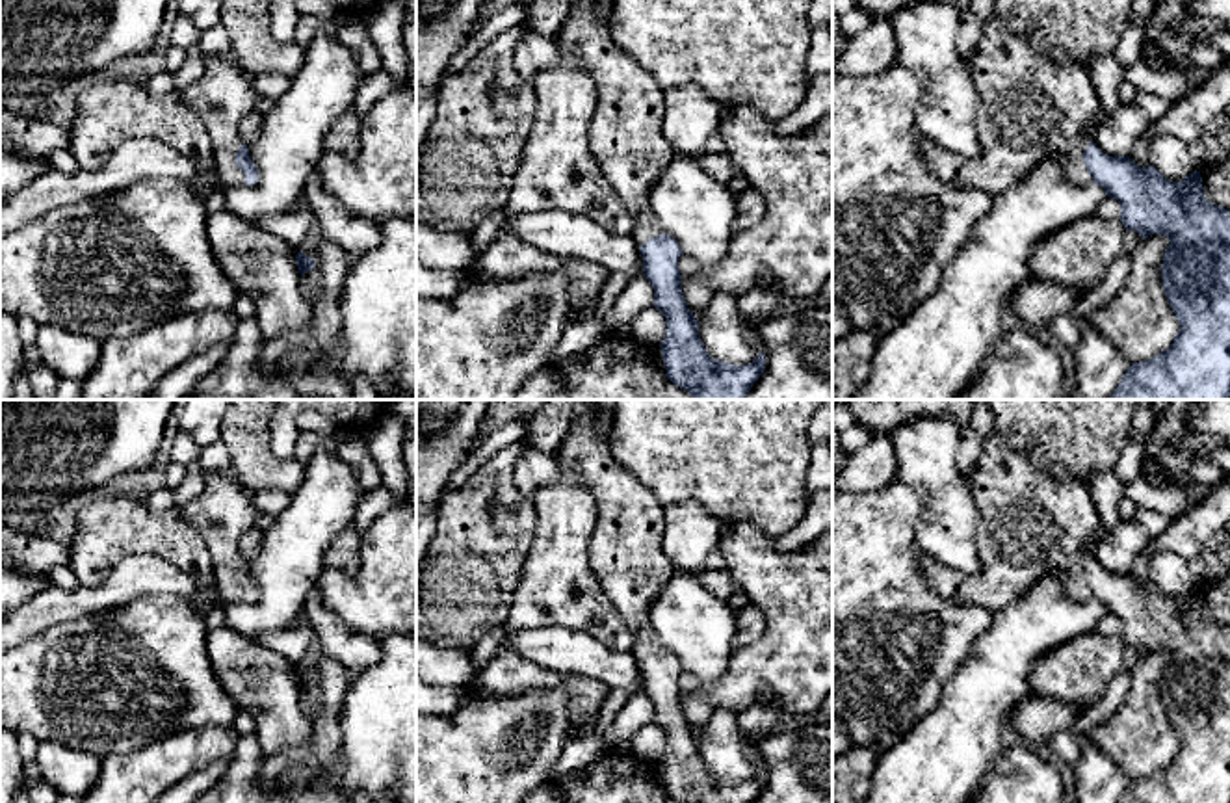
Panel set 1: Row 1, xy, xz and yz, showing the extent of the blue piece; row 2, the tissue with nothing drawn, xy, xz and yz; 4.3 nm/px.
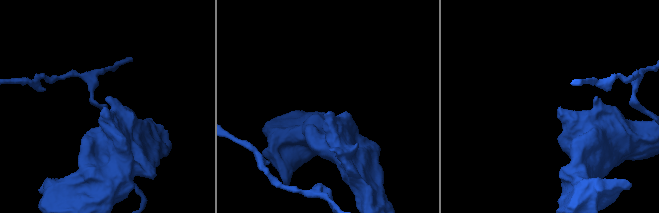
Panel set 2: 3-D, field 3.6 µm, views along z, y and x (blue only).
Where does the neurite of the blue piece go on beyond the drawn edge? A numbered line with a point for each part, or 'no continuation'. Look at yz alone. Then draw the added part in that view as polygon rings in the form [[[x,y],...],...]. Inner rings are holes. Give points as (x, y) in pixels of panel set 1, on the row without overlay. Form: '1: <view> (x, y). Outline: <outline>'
1: yz (1032, 525). Outline: [[[994,431],[970,472],[968,489],[981,513],[977,552],[983,571],[959,573],[916,548],[931,587],[944,599],[998,612],[1035,582],[1063,571],[1063,597],[1093,600],[1083,569],[1087,541],[1100,530],[1089,483],[1059,480]]]

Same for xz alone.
1: xz (625, 551). Outline: [[[587,407],[554,455],[559,470],[583,478],[595,500],[591,569],[634,636],[634,658],[643,662],[663,651],[648,613],[676,567],[661,550],[665,507],[615,459],[611,418],[613,411]]]

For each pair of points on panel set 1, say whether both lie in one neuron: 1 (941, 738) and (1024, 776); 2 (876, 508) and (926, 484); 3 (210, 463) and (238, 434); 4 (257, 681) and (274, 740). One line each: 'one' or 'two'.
1: two
2: two
3: two
4: one

